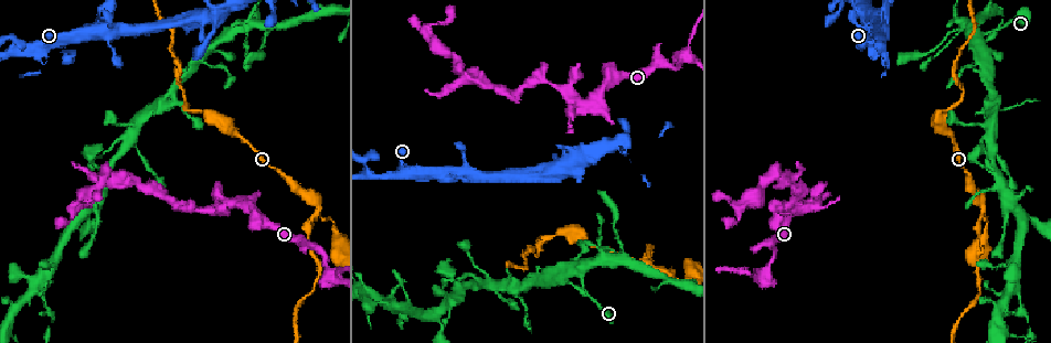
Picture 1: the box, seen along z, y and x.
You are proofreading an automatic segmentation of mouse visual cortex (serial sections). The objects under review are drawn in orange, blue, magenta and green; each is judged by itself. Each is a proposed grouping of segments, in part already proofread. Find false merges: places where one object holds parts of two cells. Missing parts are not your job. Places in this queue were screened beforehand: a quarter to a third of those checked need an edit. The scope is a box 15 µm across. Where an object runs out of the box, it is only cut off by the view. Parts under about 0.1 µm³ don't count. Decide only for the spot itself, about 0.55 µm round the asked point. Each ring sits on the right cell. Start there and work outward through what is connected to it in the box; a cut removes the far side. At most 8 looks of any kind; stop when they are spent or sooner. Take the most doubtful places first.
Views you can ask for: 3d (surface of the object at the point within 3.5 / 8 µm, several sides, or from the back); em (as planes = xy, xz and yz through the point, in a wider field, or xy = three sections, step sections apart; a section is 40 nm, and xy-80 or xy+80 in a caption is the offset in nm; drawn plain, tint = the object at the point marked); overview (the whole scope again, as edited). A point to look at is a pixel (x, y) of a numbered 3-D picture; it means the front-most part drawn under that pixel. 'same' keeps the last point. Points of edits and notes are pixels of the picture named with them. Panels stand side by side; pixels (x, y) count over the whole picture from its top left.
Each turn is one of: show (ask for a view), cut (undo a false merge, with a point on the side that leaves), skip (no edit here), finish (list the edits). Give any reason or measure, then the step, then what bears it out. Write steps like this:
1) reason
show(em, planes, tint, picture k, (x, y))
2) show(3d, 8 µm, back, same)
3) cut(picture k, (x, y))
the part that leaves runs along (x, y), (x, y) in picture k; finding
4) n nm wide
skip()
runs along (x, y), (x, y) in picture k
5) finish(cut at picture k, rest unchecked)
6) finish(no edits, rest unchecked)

sudden change in width
show(3d, 8 µm, back, picture 1, (675, 277))

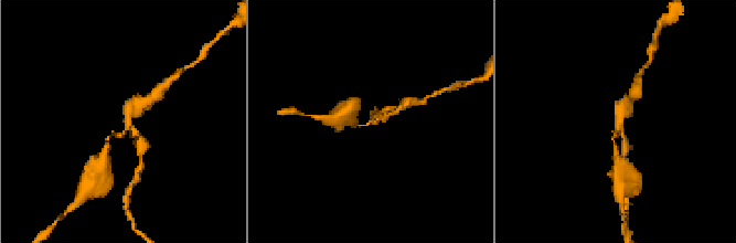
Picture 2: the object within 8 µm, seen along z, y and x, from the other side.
3 arms; arms of 100, 200, 300 nm; now the EM
show(em, planes, tint, picture 2, (617, 122))

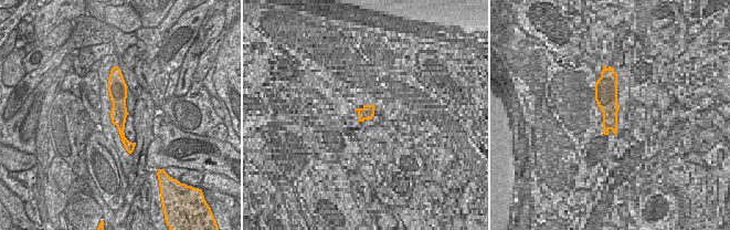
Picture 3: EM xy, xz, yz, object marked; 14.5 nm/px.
cut(picture 2, (139, 143))
the part that leaves runs along (130, 126), (141, 146), (139, 169) in picture 2; two cells meet here

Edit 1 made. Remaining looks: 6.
show(3d, 3.5 µm, picture 1, (619, 261))

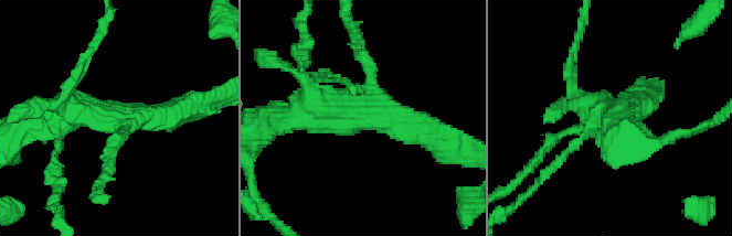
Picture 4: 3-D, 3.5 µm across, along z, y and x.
3 arms; arms of 150, 350, 450 nm
skip()
runs along (284, 120), (392, 113), (426, 135) in picture 4; all the same cell

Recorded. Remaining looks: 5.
redraw
show(overview)

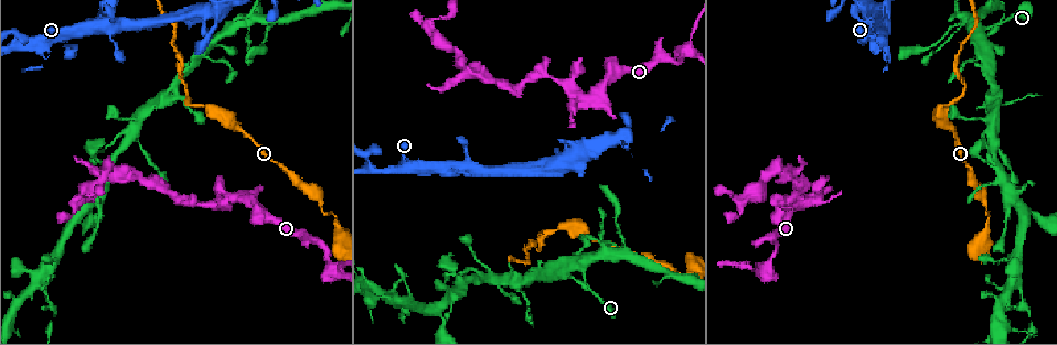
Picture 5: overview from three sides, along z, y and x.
sharp bend
show(3d, 3.5 µm, picture 5, (986, 46))

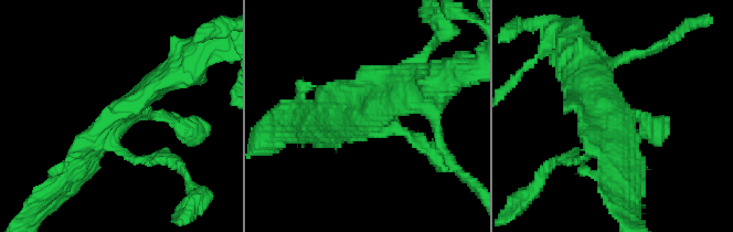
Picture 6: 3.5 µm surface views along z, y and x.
now the EM
show(em, xy, step 2, tint, picture 6, (122, 115))

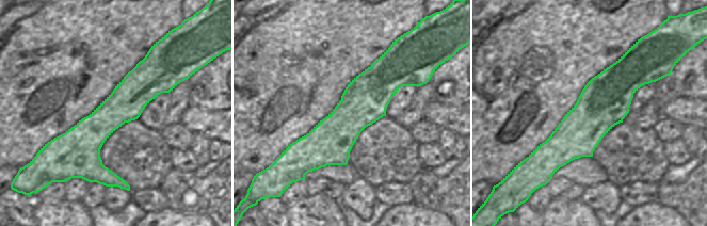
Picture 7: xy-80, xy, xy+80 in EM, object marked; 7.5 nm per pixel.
skip()
continuous, no second cell

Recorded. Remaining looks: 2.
finish(cut at picture 2, rest unchecked)

